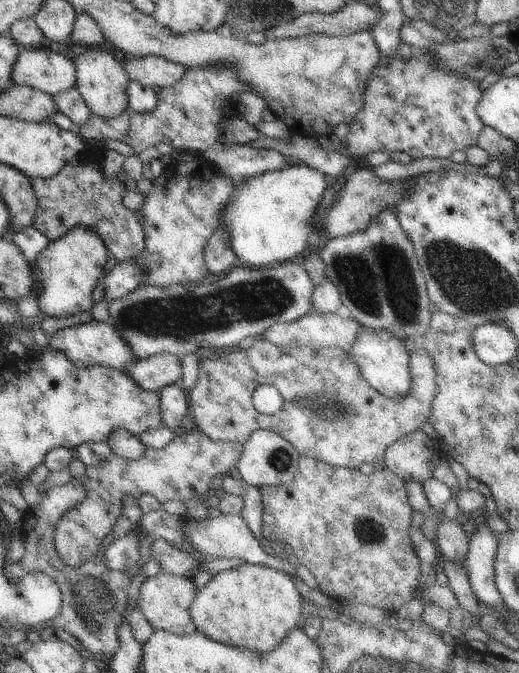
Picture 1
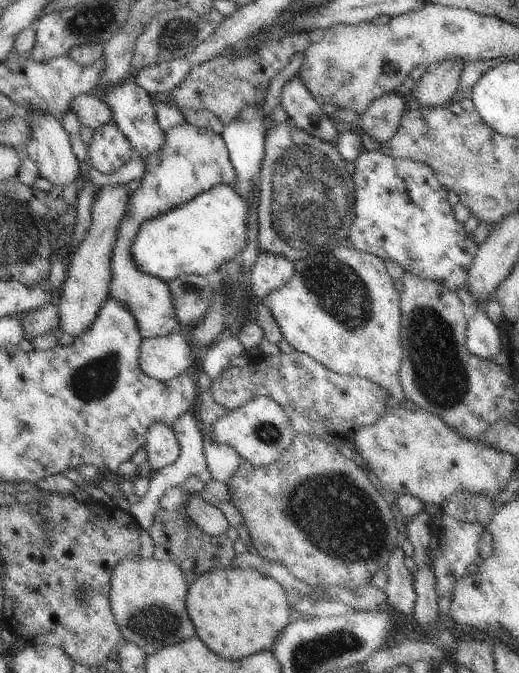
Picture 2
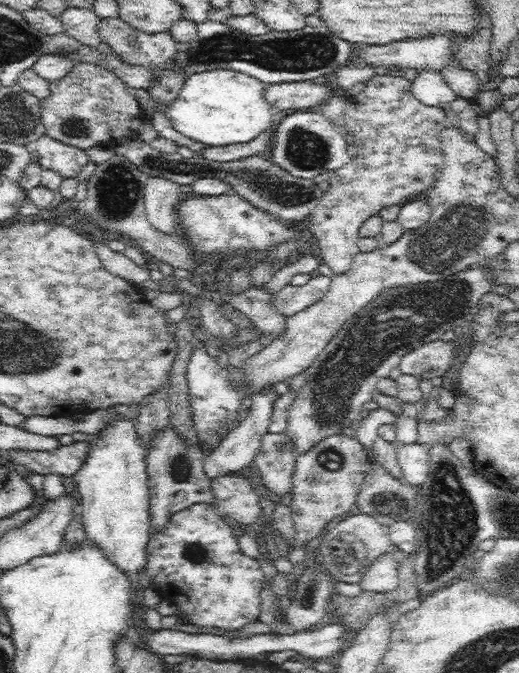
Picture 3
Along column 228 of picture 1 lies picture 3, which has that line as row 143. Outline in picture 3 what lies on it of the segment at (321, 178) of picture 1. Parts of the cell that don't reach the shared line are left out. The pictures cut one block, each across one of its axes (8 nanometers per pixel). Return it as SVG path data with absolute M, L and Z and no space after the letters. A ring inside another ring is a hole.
M210 70L188 77L178 98L164 115L184 137L206 146L248 143L272 130L275 109L266 101L267 85L234 70Z

